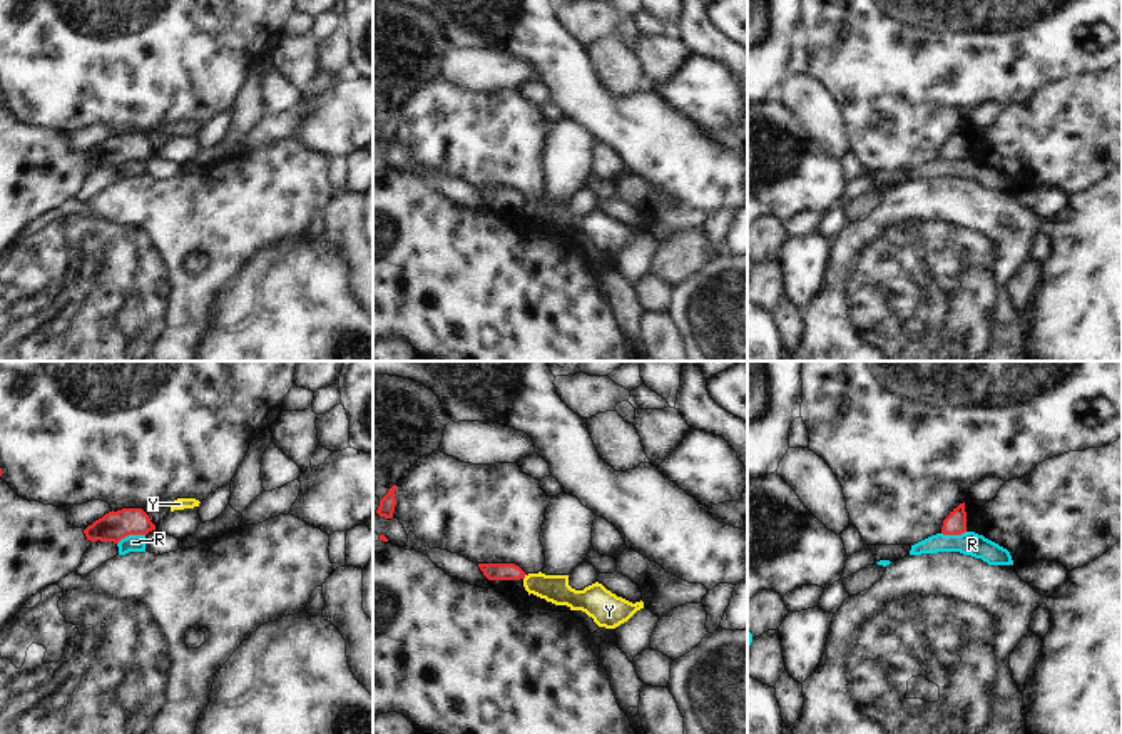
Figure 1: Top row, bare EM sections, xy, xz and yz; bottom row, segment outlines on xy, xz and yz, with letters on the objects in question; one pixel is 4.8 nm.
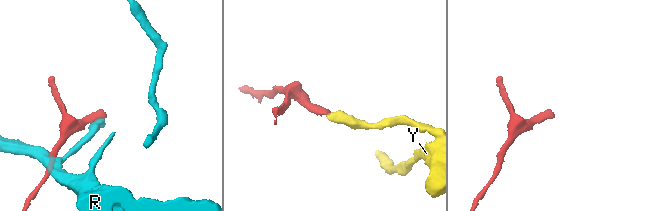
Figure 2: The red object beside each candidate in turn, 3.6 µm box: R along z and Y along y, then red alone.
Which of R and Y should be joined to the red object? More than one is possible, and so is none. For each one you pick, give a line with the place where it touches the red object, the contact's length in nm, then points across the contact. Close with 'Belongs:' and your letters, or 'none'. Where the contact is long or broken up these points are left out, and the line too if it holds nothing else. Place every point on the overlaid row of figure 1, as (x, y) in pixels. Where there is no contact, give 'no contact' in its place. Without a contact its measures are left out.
Belongs: none

